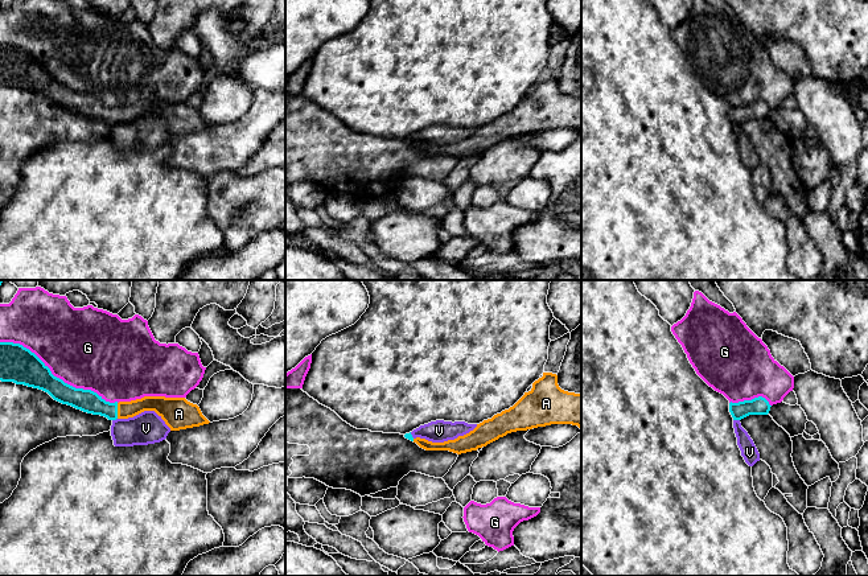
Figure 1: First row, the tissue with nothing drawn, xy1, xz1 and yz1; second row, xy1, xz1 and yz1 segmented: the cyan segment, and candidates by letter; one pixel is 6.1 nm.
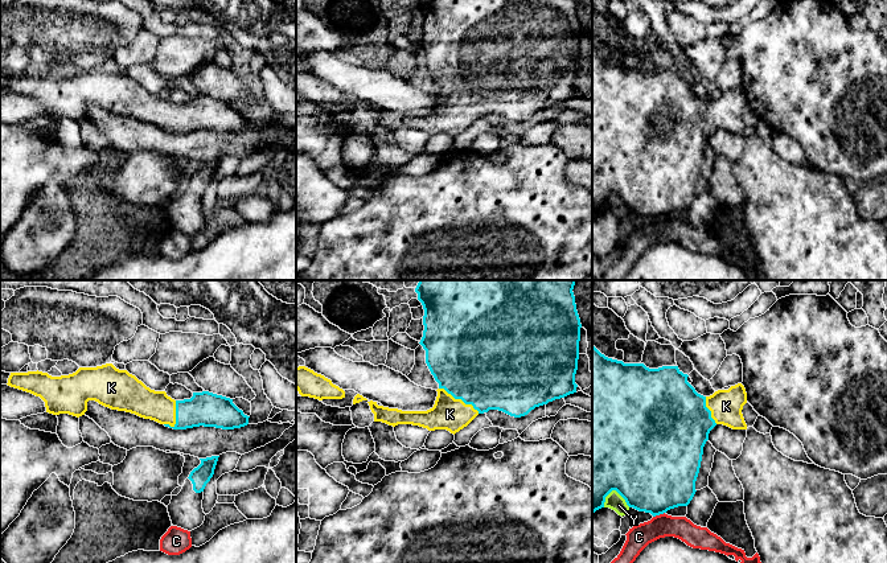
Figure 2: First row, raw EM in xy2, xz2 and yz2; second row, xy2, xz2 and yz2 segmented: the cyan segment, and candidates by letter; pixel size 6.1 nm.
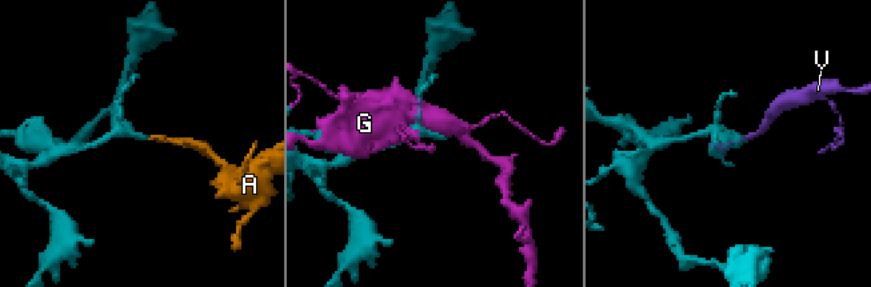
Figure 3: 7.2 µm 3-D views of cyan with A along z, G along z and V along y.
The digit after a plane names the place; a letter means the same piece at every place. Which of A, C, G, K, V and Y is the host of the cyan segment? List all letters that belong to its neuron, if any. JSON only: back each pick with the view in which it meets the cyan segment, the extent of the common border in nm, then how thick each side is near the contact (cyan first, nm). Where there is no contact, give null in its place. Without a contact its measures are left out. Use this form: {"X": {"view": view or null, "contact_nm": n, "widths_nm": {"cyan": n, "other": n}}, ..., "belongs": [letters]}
{"A": {"view": "xy1", "contact_nm": 100, "widths_nm": {"cyan": 140, "other": 100}}, "K": {"view": "xz2", "contact_nm": 300, "widths_nm": {"cyan": 500, "other": 200}}, "belongs": ["A", "K"]}

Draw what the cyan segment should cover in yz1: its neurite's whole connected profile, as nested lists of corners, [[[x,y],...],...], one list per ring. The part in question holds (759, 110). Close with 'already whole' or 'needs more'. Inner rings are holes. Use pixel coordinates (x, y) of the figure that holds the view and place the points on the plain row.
[[[754,102],[752,104],[744,104],[739,107],[729,107],[729,116],[733,124],[741,124],[749,119],[768,119],[770,115],[769,106],[762,102]]]; already whole

